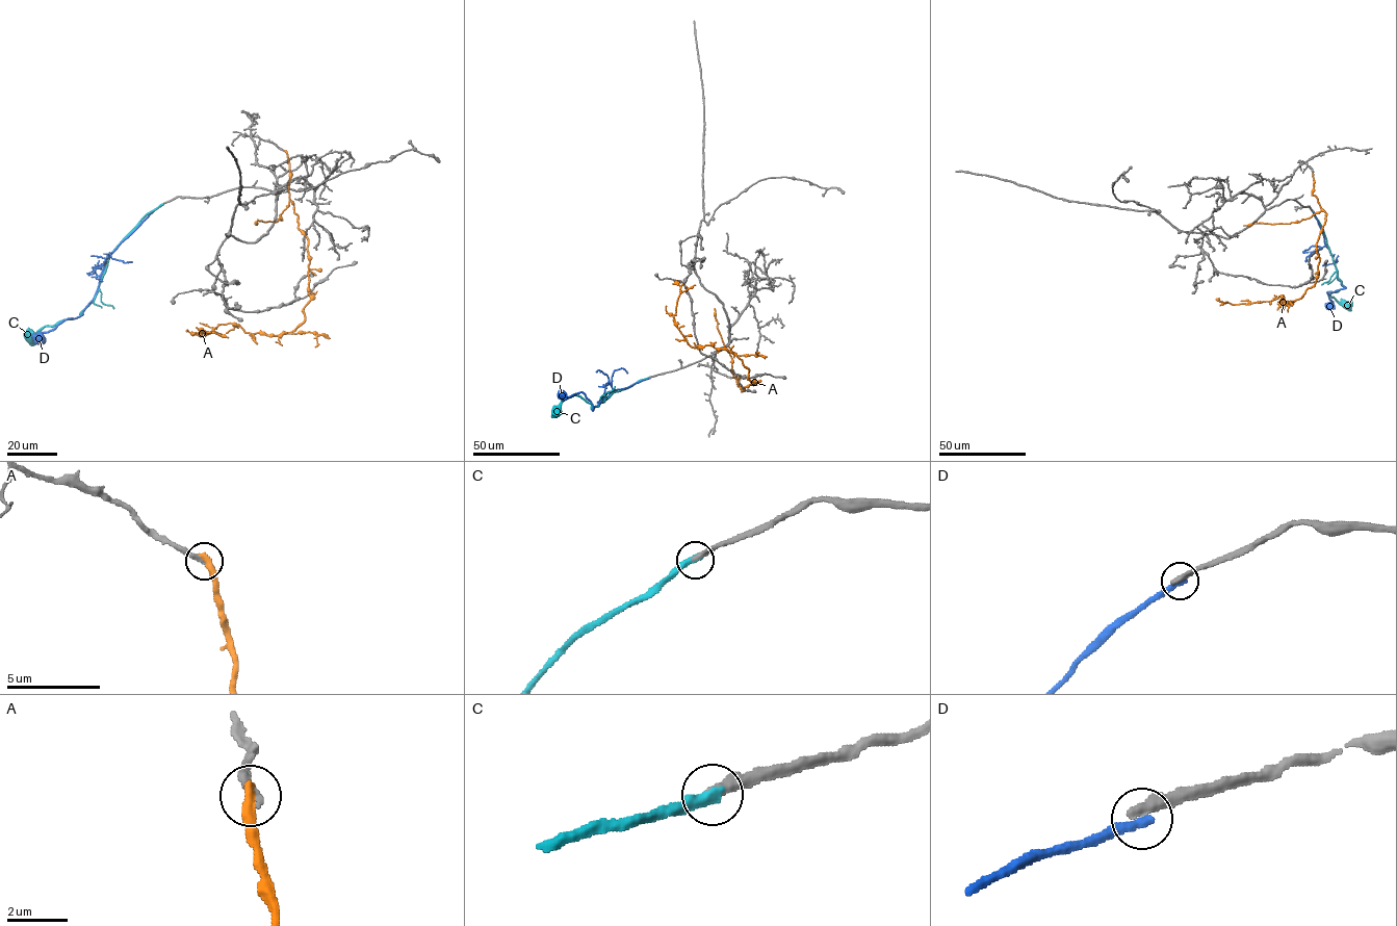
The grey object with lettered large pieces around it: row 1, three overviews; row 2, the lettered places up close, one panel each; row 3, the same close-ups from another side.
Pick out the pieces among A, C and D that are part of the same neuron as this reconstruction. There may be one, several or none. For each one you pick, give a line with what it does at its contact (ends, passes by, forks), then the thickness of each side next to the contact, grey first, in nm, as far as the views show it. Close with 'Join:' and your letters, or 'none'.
C: it ends; calibres 340 and 380 nm
Join: C

